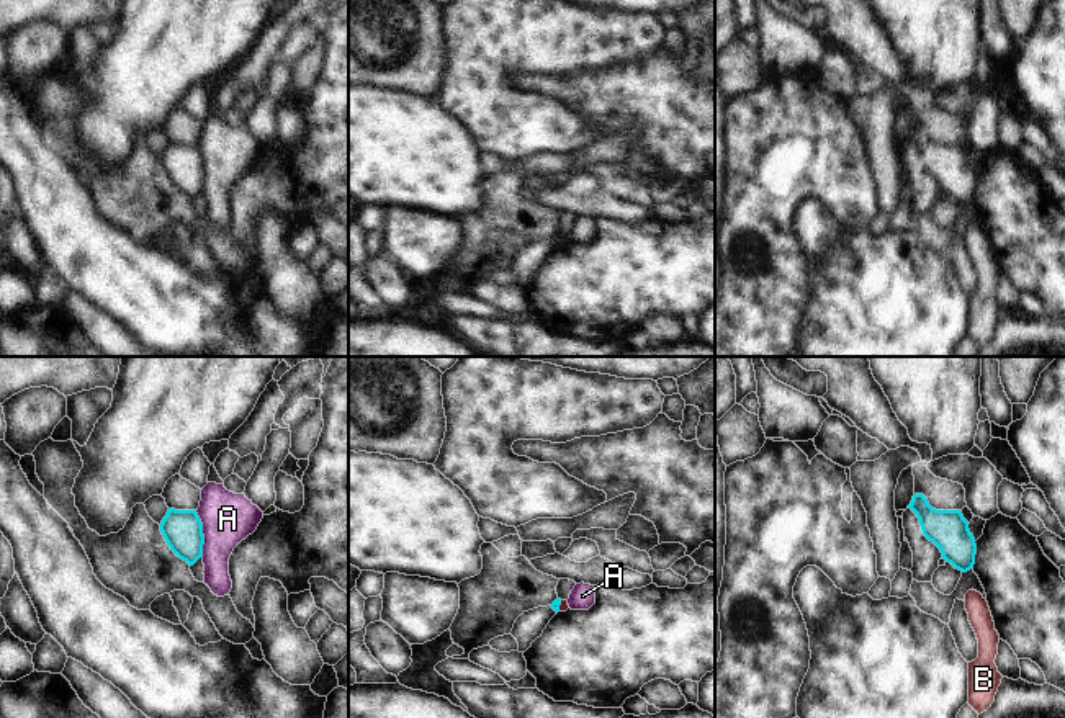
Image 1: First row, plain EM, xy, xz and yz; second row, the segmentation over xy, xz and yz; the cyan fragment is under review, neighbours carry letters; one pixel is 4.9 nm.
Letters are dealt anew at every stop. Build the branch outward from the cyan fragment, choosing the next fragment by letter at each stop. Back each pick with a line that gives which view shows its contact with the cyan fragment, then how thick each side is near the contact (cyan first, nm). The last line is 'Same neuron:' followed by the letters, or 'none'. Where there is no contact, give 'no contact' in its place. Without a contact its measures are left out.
Same neuron: none

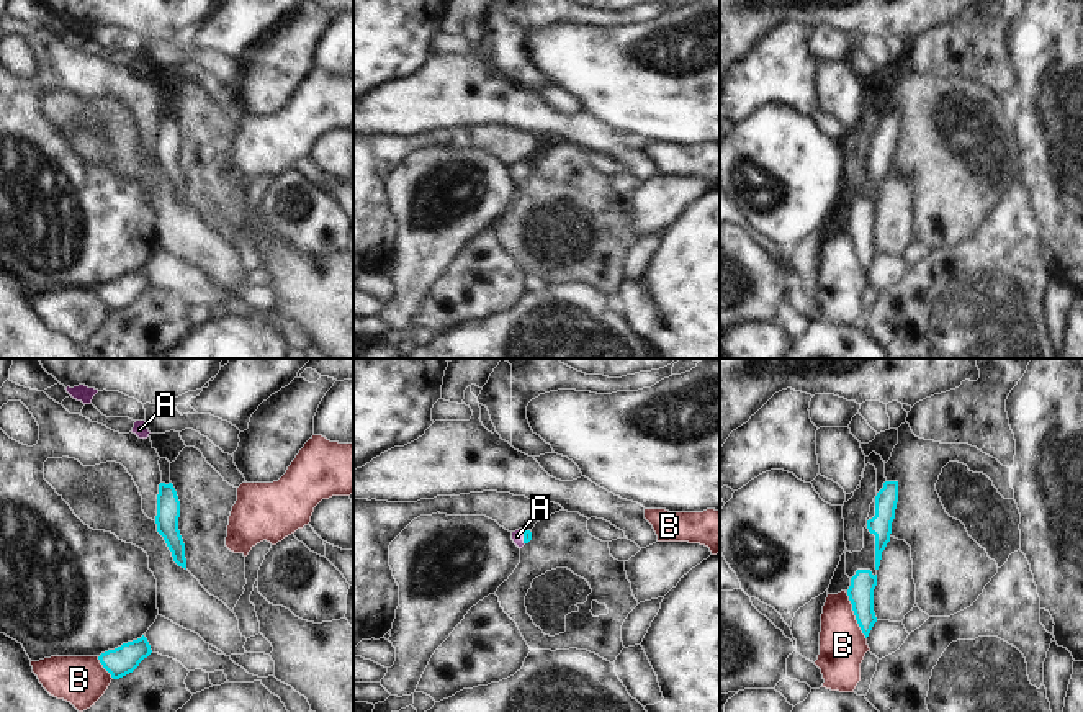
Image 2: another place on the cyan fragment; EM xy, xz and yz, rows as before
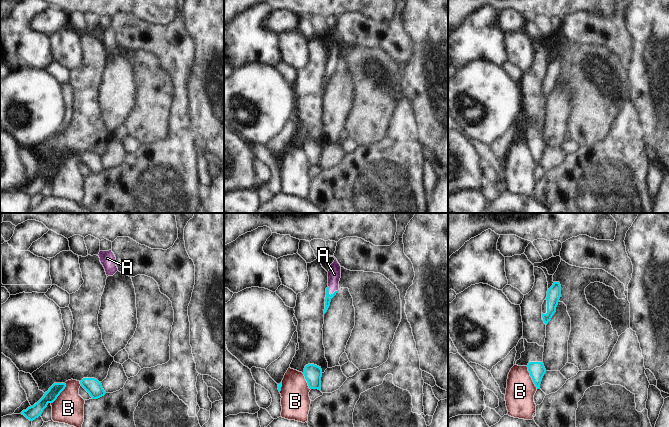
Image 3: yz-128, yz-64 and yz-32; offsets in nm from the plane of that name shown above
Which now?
A: contact in xz; calibres 50 and 60 nm
Same neuron: A

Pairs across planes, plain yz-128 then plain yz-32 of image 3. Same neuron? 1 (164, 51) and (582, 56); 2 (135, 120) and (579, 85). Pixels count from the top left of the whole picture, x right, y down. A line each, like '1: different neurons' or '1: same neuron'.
1: different neurons
2: same neuron

